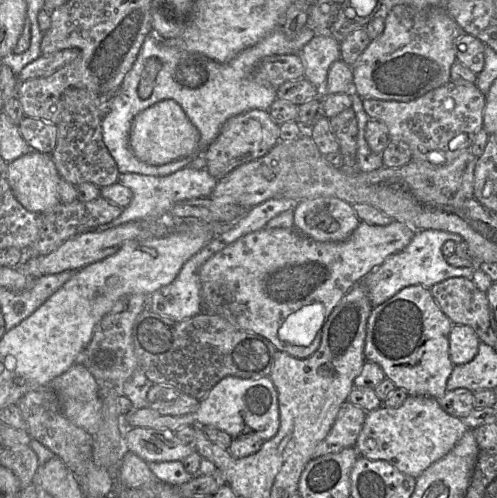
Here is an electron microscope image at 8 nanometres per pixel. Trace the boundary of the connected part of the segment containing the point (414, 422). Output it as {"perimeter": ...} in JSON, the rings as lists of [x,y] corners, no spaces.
{"perimeter":[[[408,395],[398,408],[382,404],[366,413],[355,448],[369,460],[385,460],[399,471],[417,478],[431,464],[449,453],[468,427],[459,417],[447,414],[437,399]]]}

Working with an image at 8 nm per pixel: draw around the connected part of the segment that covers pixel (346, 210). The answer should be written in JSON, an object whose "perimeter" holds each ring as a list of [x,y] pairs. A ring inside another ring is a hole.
{"perimeter":[[[335,197],[300,200],[294,209],[294,228],[319,242],[342,242],[359,223],[353,205]]]}

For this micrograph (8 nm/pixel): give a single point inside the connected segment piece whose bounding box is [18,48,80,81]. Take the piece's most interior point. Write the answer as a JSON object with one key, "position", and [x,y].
{"position":[43,66]}

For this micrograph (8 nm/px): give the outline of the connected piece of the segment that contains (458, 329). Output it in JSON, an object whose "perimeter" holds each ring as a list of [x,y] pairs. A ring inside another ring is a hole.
{"perimeter":[[[452,325],[449,334],[449,355],[454,365],[466,364],[474,359],[480,339],[475,331],[466,325]]]}

